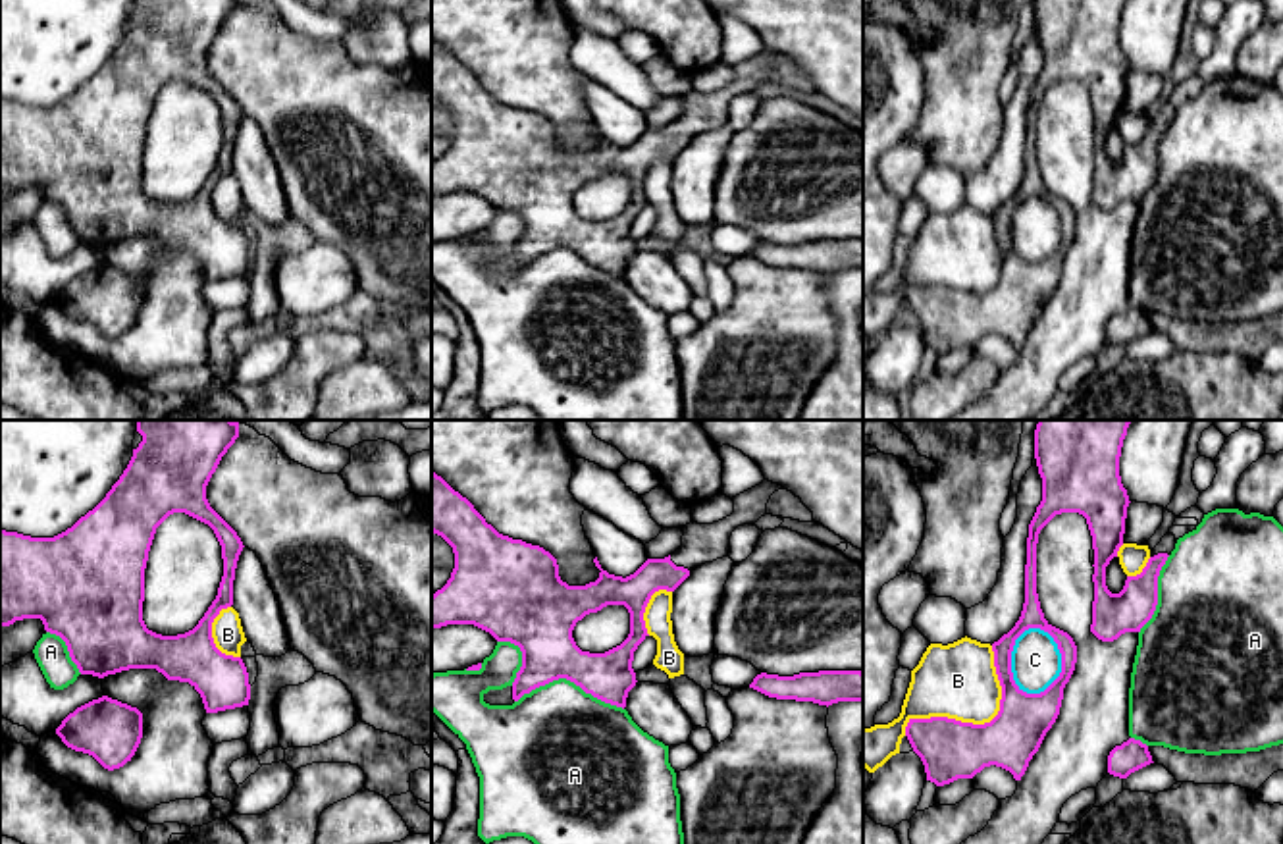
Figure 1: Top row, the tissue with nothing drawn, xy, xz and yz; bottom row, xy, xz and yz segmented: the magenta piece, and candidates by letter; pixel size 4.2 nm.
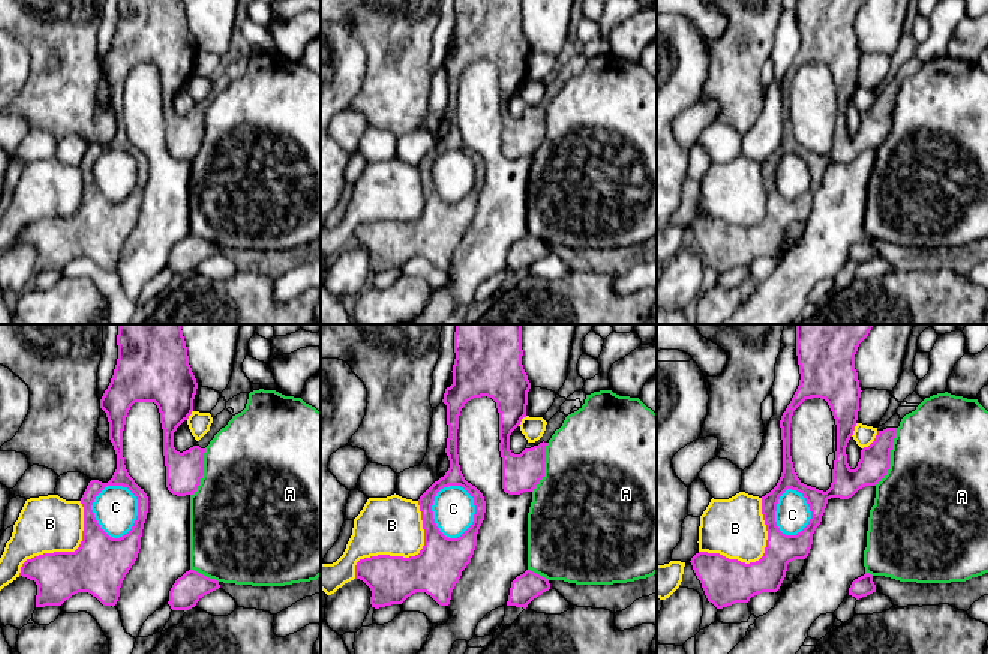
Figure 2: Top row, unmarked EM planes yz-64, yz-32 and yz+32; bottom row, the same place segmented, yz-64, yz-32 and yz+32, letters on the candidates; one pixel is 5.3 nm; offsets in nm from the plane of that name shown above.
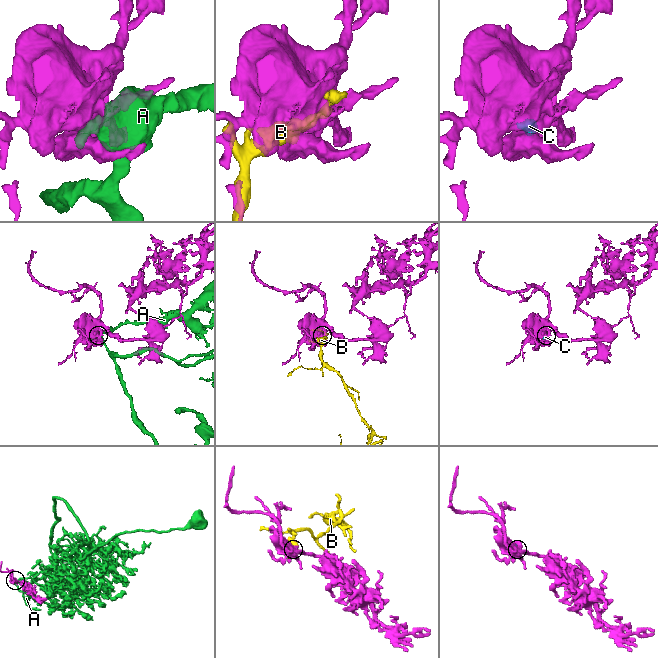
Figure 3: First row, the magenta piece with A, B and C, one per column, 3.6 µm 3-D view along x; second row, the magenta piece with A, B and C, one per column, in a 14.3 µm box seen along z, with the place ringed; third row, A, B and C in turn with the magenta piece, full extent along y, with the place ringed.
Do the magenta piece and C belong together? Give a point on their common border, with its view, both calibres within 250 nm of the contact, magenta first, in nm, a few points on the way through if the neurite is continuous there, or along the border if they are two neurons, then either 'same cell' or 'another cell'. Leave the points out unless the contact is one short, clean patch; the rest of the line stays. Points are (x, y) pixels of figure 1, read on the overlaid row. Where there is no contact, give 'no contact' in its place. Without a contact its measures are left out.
yz (1010, 667) | 220/200 nm | another cell

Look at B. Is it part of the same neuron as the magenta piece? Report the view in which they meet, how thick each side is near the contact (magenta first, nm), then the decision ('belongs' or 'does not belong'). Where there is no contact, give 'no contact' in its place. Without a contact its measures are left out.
meets magenta in yz; 240 nm thick on the magenta side, 320 nm on the other; does not belong

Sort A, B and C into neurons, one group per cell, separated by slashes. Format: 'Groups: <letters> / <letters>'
Groups: A / B C

